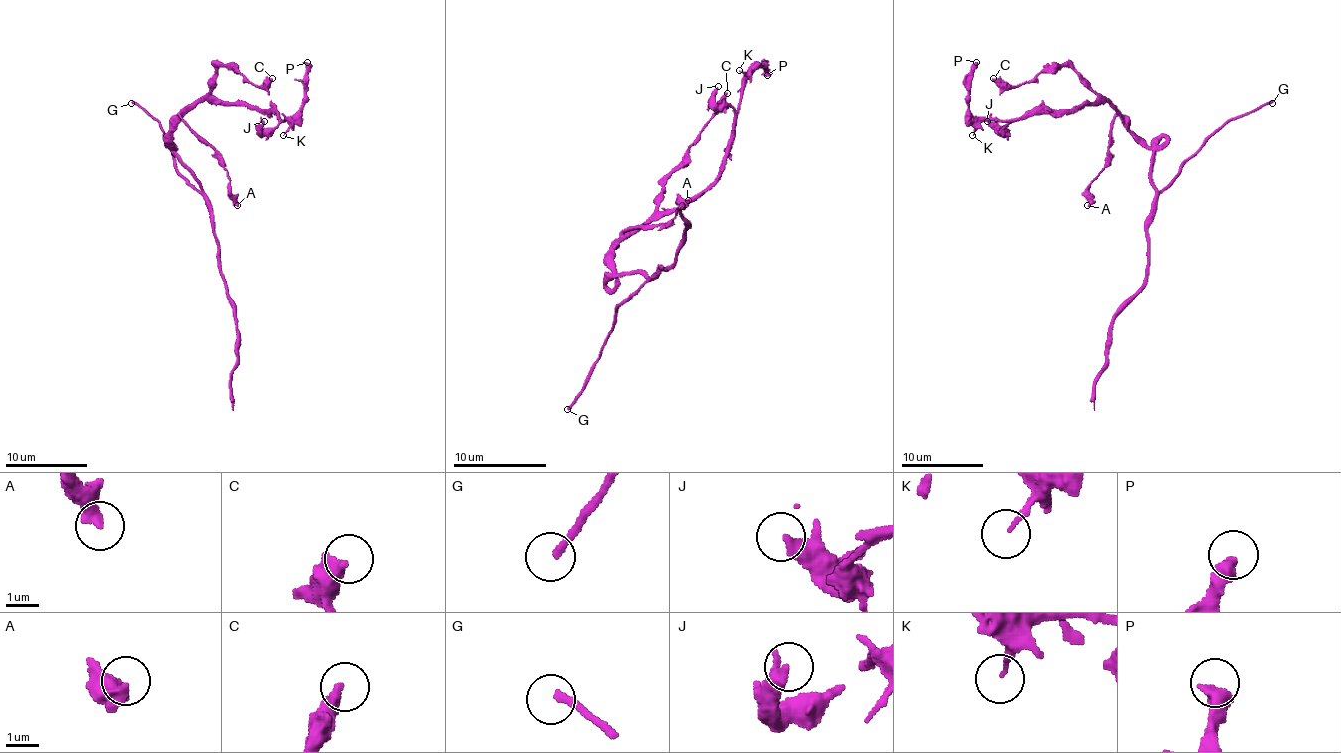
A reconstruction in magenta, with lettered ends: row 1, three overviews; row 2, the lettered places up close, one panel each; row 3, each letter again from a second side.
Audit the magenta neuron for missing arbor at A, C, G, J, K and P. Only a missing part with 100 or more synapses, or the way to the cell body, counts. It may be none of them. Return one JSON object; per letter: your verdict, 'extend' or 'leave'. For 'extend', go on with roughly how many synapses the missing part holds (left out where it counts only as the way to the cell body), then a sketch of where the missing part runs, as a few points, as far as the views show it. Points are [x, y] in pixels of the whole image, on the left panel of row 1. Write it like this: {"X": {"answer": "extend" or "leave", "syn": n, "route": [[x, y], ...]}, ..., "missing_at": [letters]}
{"A": {"answer": "leave"}, "C": {"answer": "leave"}, "G": {"answer": "extend", "syn": 190}, "J": {"answer": "leave"}, "K": {"answer": "leave"}, "P": {"answer": "leave"}, "missing_at": ["G"]}

